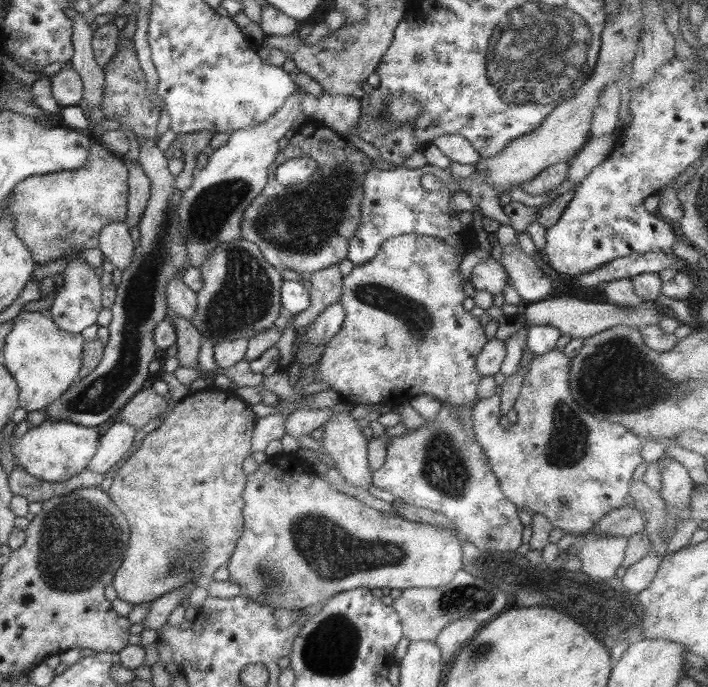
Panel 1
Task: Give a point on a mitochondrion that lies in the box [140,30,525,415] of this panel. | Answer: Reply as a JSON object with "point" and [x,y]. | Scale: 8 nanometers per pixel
{"point":[244,297]}

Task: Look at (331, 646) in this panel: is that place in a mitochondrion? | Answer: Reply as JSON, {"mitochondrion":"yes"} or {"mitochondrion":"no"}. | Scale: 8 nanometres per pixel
{"mitochondrion":"yes"}

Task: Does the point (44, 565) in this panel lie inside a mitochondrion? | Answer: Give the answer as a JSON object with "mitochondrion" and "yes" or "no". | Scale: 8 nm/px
{"mitochondrion":"yes"}

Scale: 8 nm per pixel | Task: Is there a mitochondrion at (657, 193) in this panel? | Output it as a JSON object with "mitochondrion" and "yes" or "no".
{"mitochondrion":"no"}

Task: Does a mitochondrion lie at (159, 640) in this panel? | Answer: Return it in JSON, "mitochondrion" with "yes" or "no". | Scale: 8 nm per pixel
{"mitochondrion":"no"}

